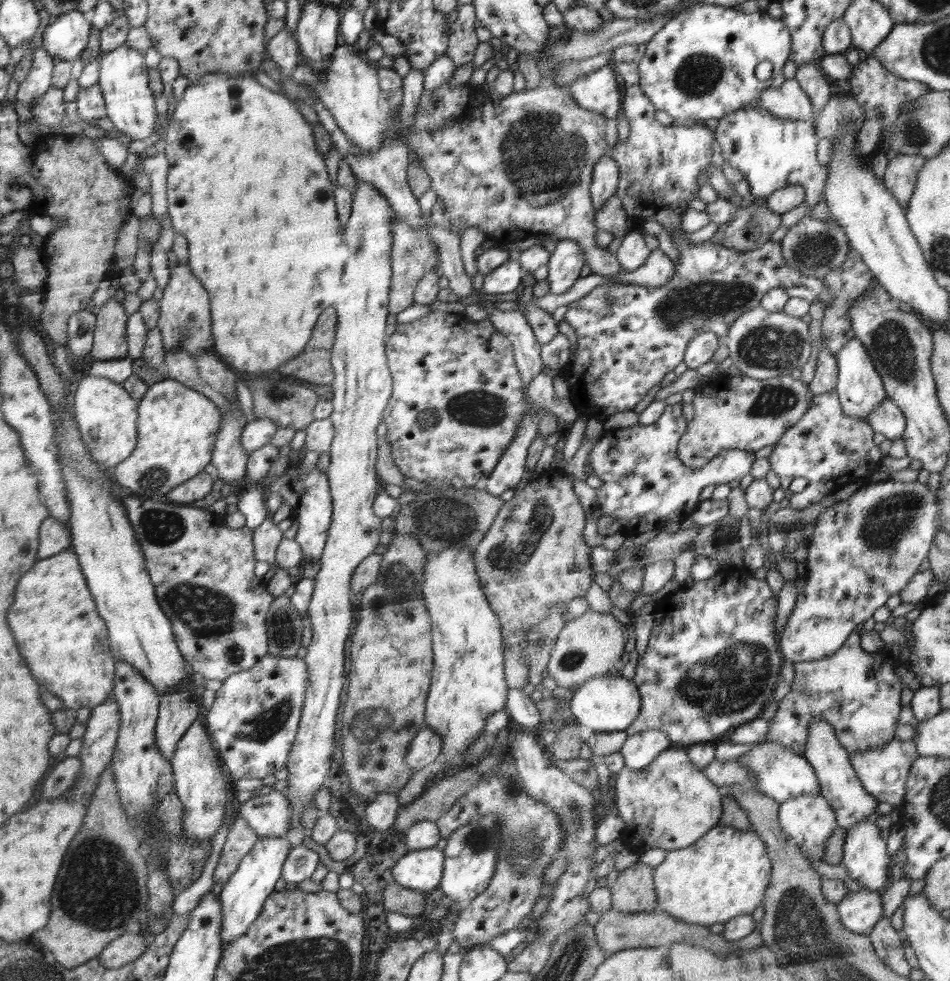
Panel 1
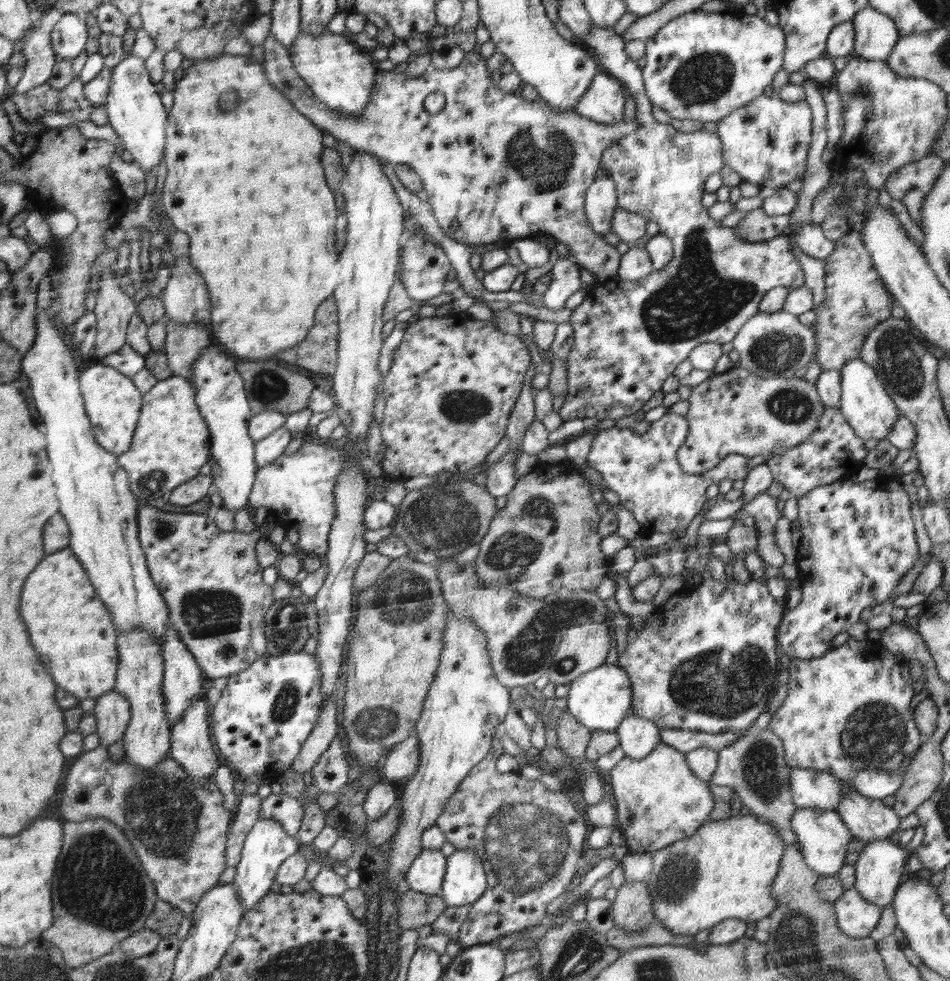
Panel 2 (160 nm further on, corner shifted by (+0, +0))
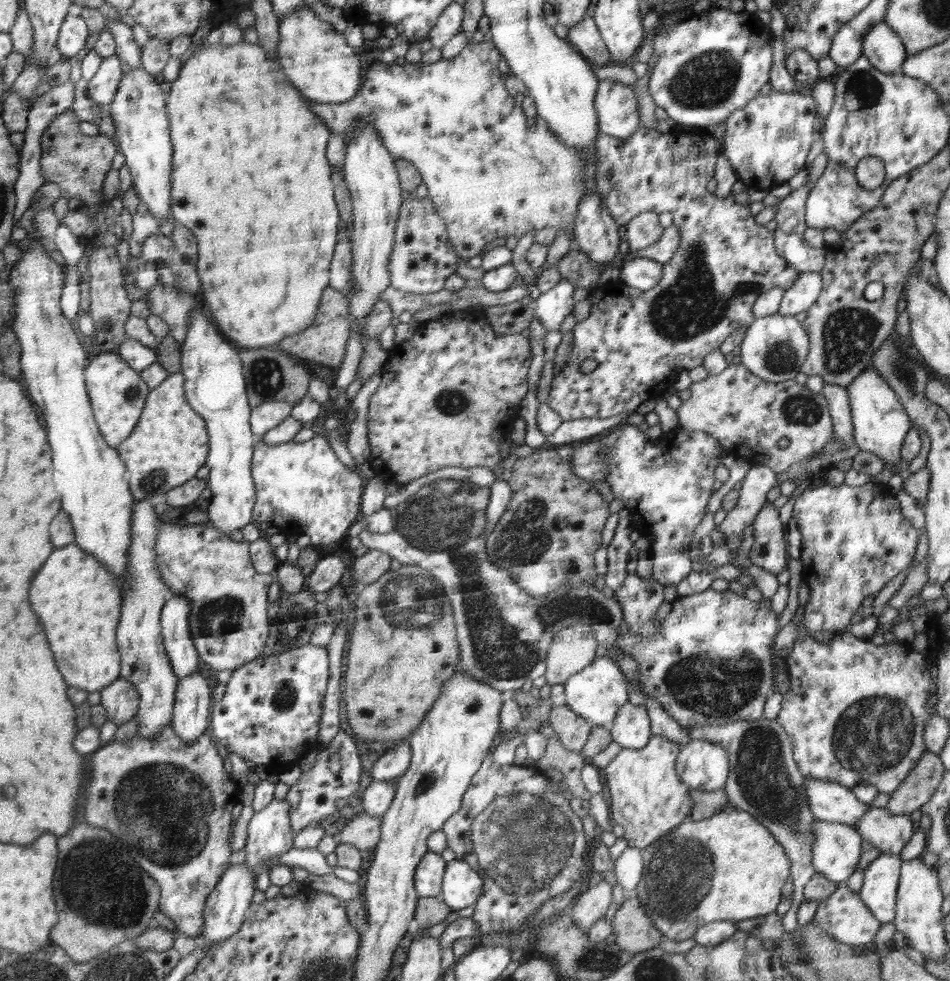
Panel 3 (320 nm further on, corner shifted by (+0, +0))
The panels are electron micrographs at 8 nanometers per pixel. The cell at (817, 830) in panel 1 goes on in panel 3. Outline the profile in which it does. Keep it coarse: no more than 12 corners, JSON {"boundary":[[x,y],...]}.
{"boundary":[[815,819],[812,866],[834,882],[858,869],[854,826]]}

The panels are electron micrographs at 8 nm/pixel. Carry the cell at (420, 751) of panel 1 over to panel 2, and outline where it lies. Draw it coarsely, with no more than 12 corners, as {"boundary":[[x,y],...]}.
{"boundary":[[415,734],[382,760],[383,782],[412,776],[420,757]]}

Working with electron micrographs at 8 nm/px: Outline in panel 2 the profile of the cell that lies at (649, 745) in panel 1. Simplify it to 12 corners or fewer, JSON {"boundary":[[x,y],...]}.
{"boundary":[[626,716],[614,731],[626,757],[644,758],[660,743],[656,724]]}

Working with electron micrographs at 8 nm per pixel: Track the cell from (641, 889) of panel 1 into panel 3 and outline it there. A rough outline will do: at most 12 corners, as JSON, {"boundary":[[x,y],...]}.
{"boundary":[[638,897],[622,903],[611,925],[633,955],[662,946]]}

